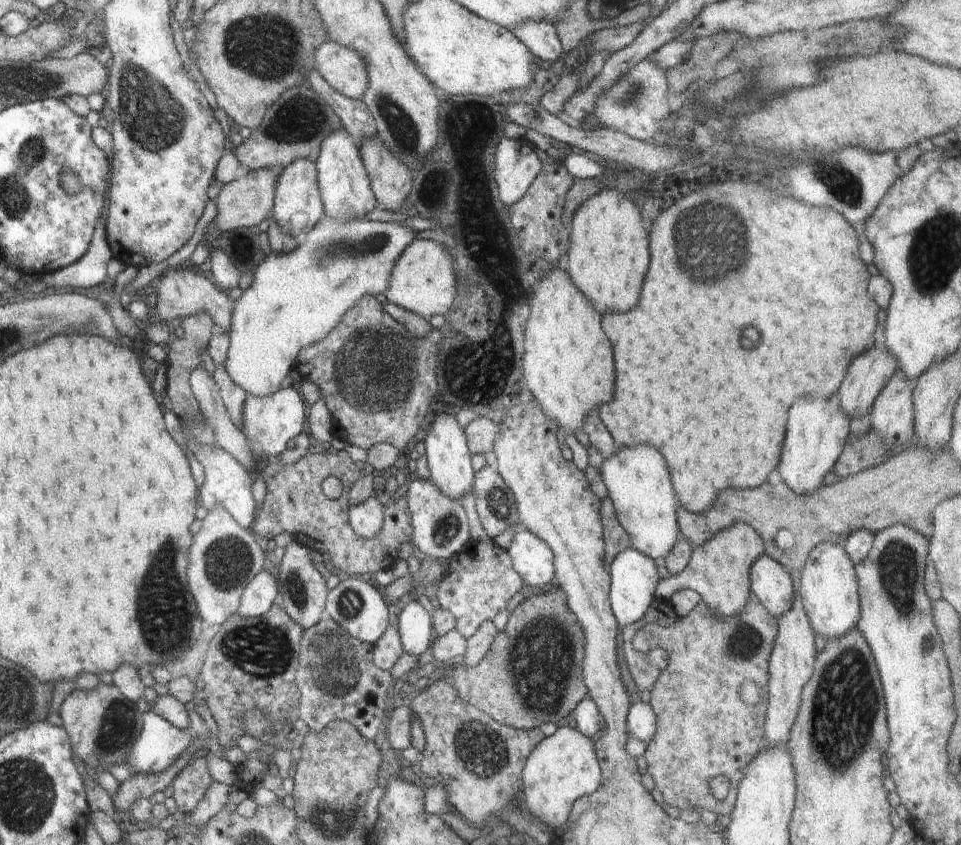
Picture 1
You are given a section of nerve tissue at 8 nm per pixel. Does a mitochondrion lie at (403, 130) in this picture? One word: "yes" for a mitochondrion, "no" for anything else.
yes

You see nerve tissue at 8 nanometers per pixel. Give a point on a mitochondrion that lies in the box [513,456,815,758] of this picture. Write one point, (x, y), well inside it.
(747, 640)

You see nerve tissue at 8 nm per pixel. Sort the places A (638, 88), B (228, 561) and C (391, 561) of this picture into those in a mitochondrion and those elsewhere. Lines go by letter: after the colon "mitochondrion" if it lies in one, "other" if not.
A: mitochondrion
B: mitochondrion
C: other

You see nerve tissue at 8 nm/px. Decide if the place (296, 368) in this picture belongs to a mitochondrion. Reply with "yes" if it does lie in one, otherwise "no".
no

